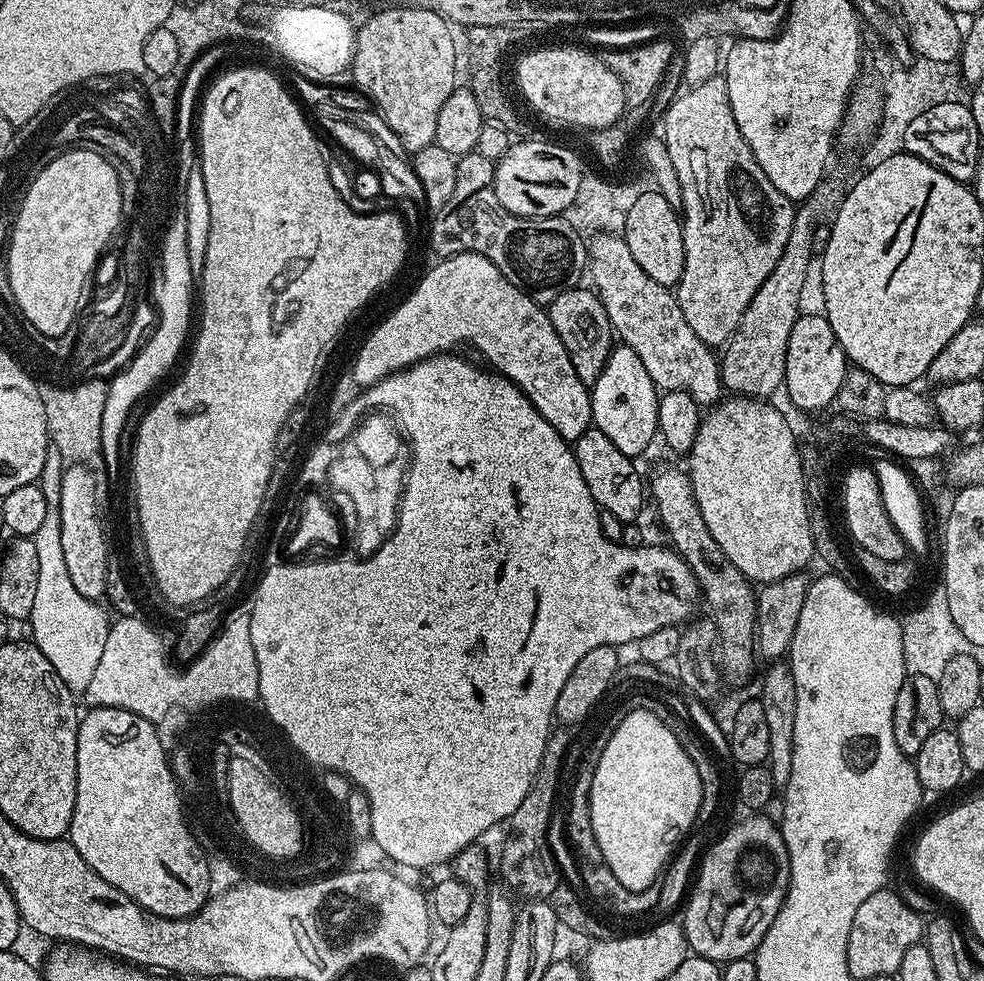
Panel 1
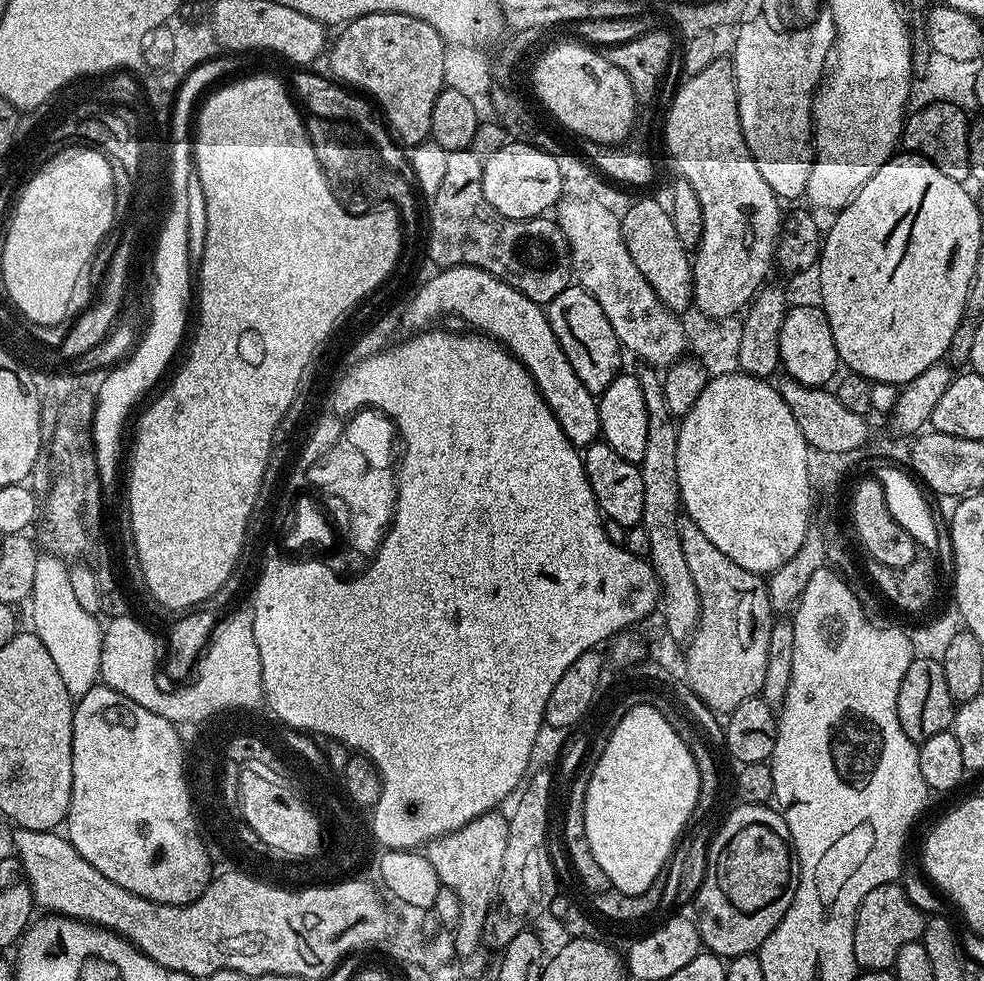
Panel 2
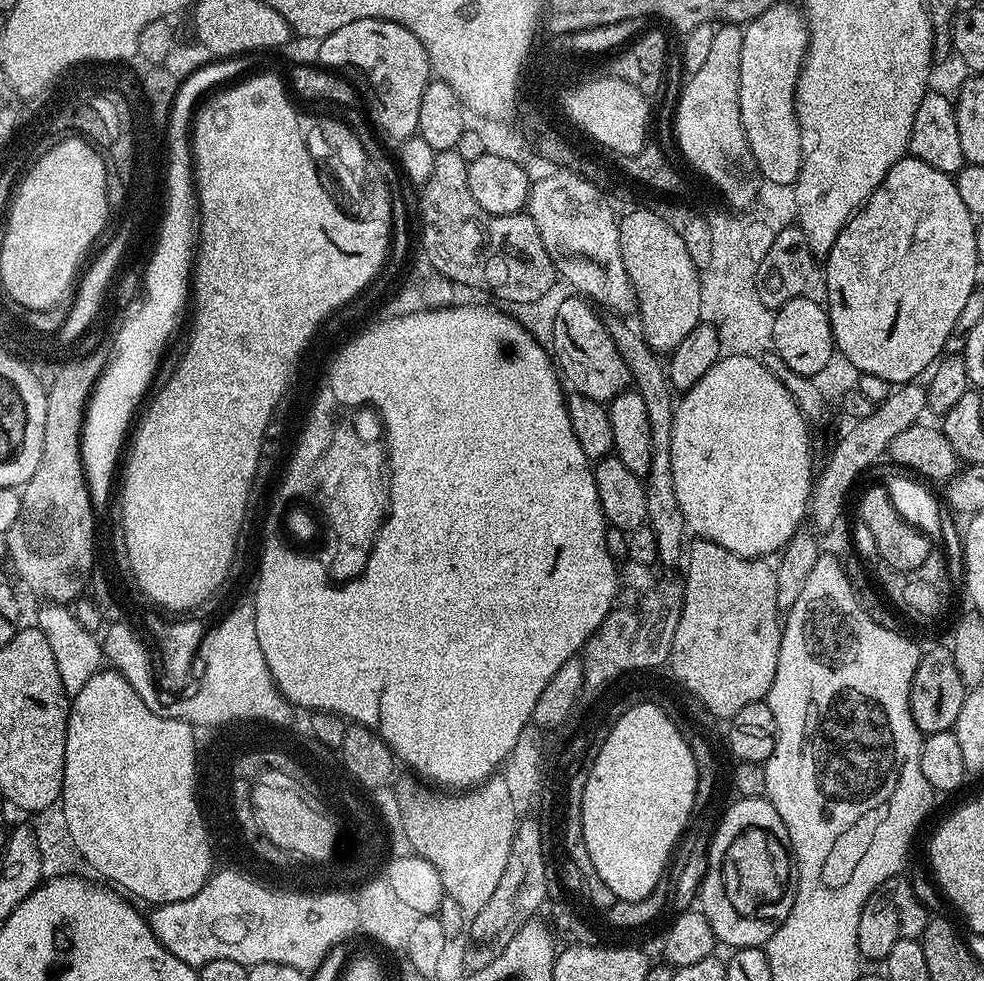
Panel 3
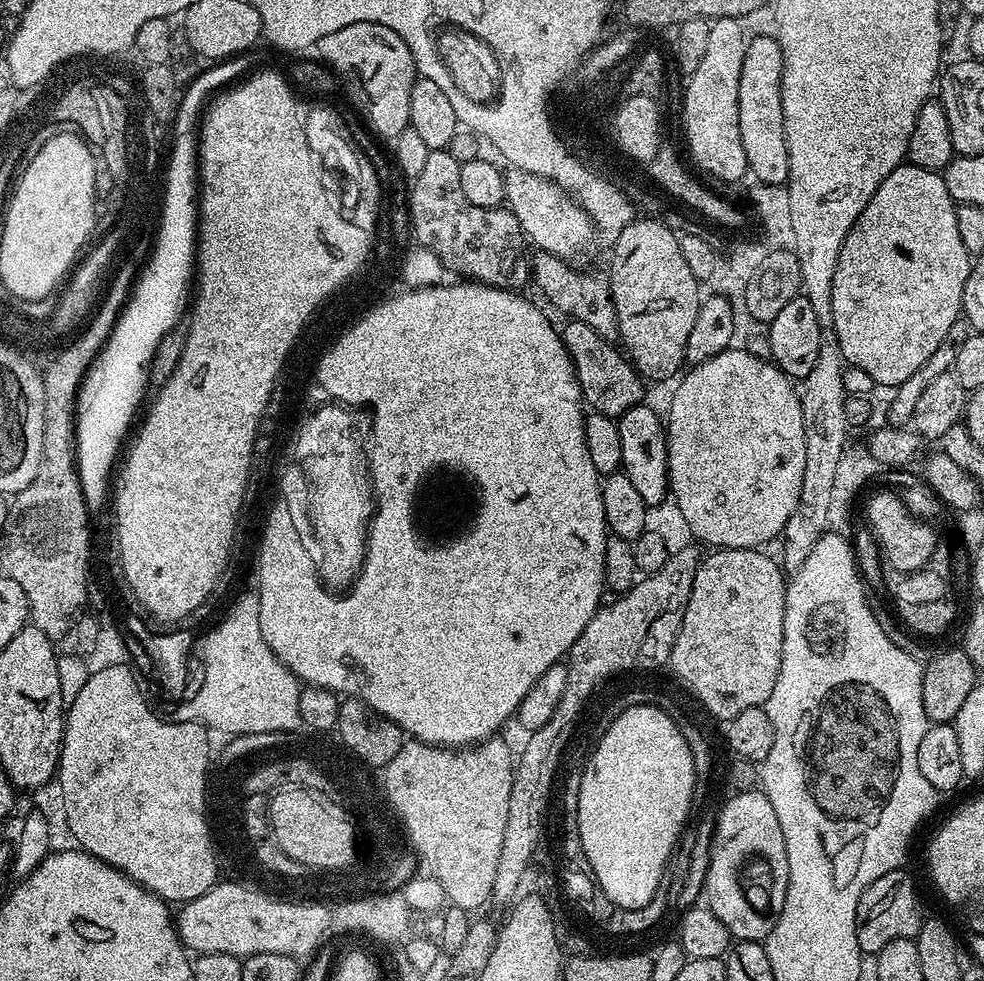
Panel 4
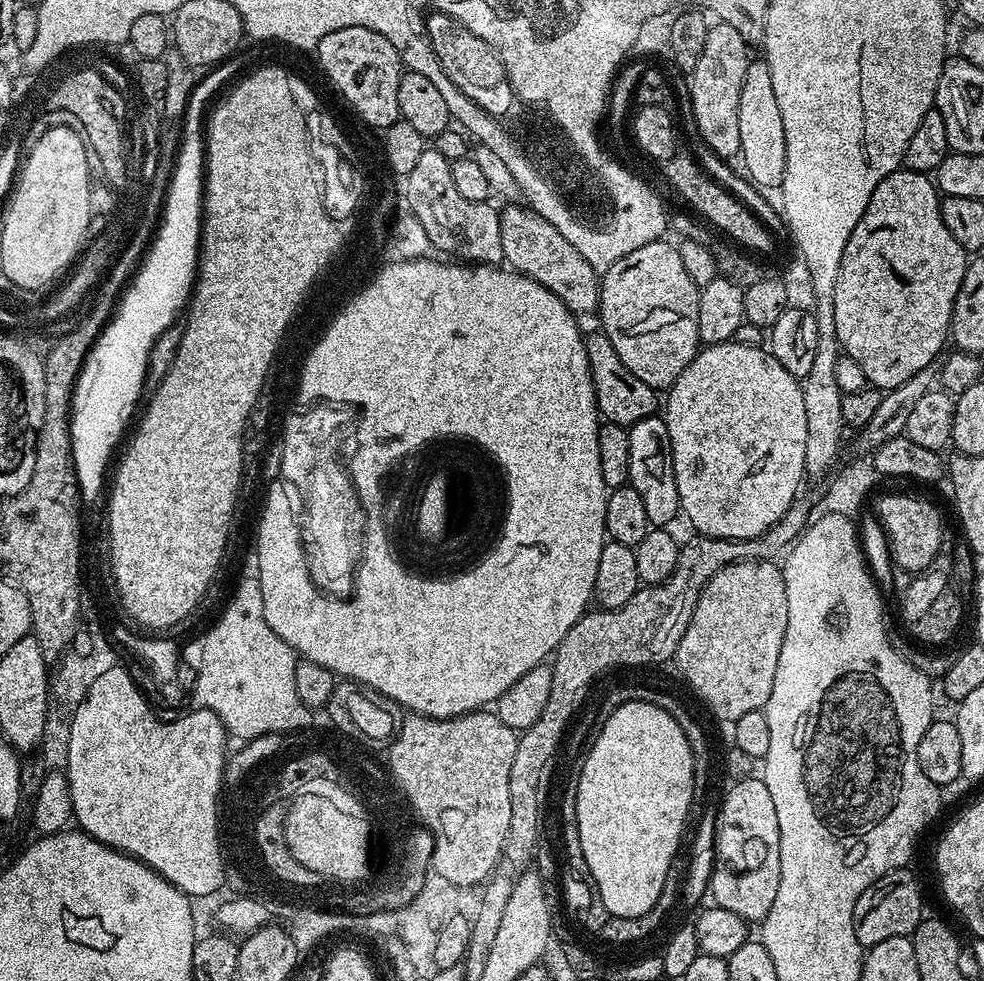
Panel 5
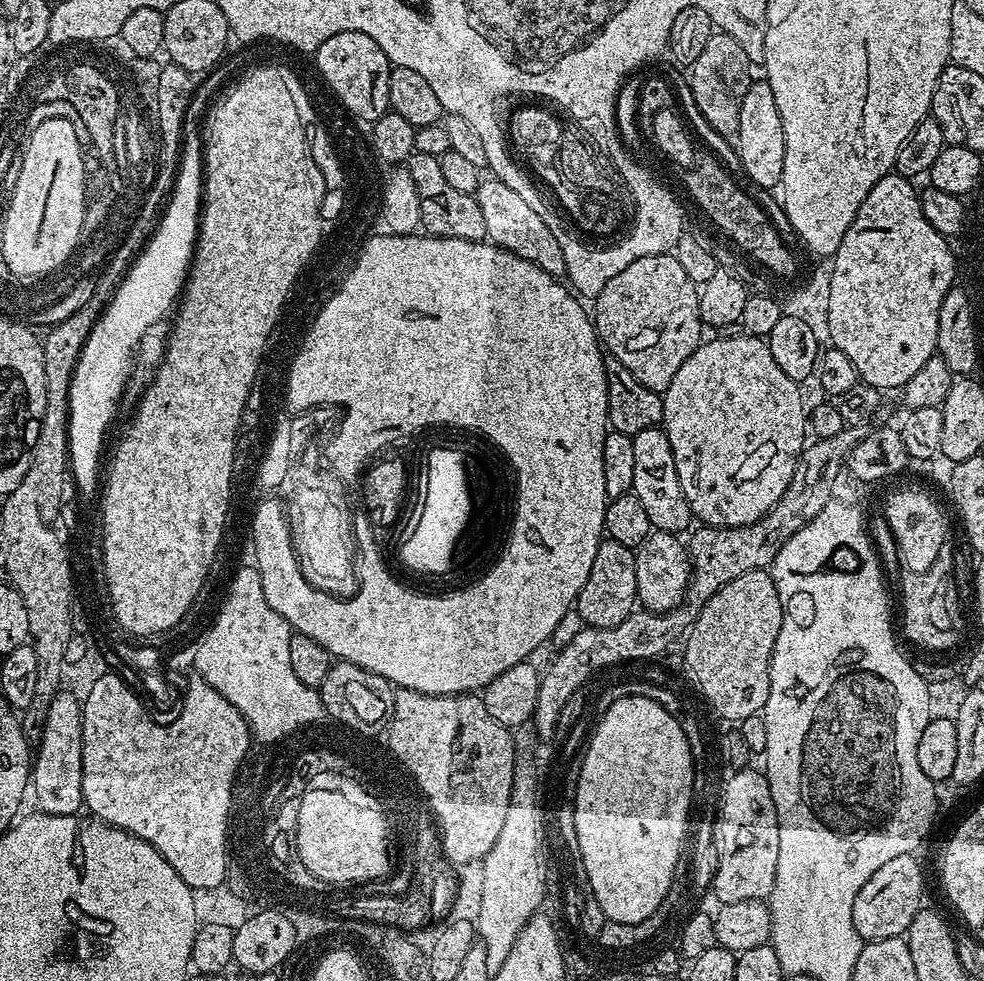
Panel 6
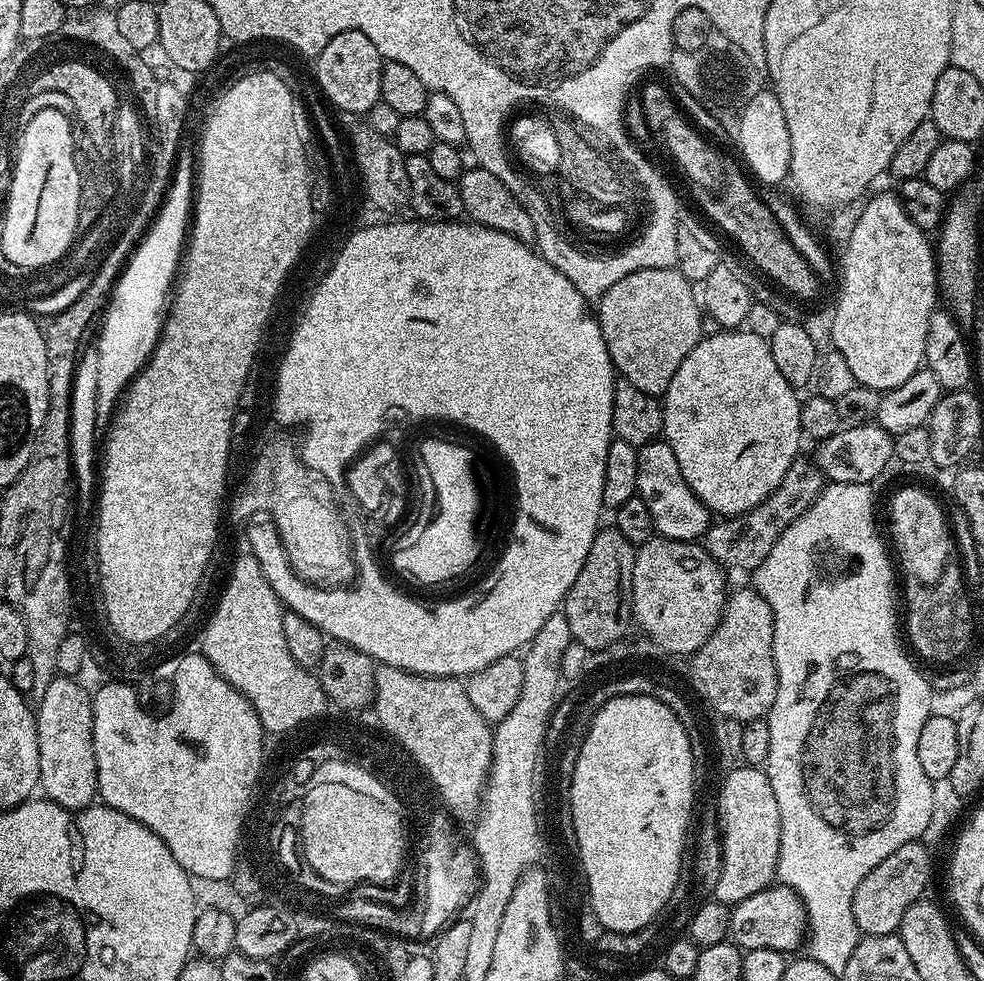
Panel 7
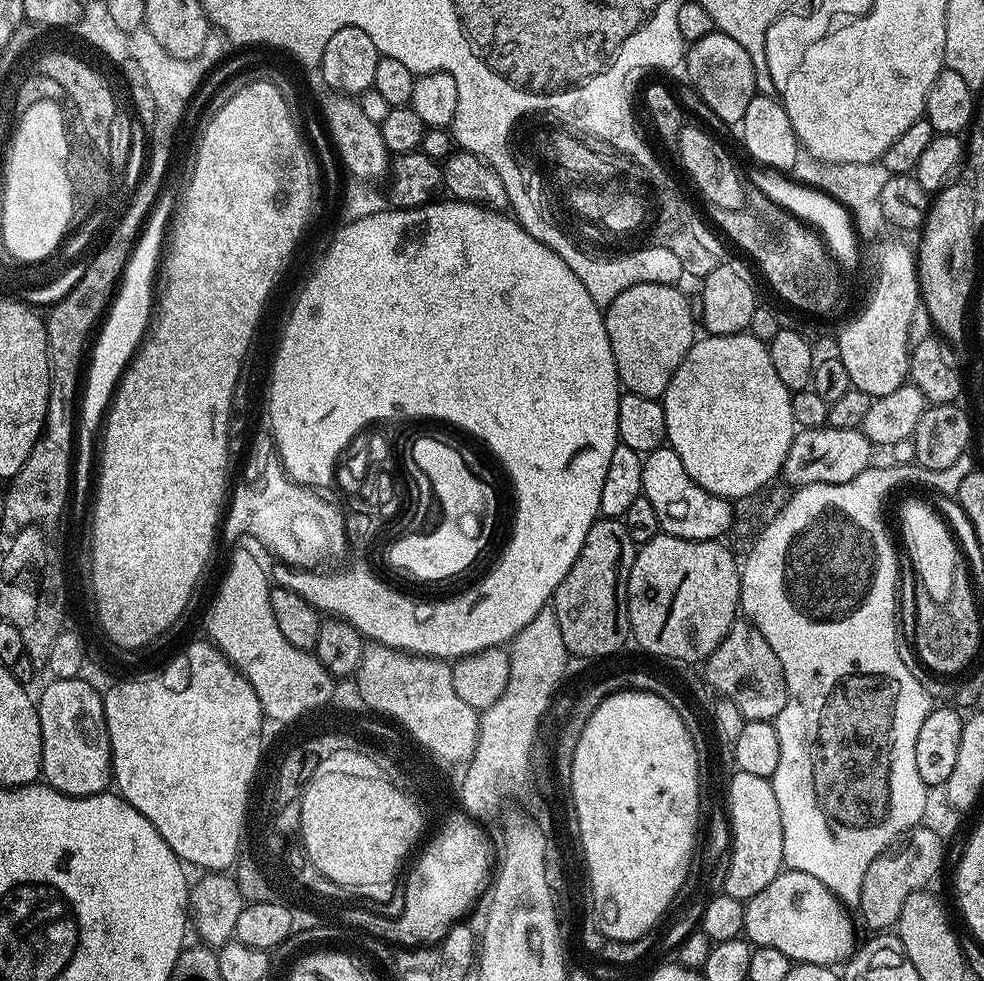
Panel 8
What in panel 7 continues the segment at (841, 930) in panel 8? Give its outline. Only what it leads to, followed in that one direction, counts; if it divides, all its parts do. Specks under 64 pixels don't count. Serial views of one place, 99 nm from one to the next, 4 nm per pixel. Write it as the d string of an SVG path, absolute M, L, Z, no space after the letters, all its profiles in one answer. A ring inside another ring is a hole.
M777 883L775 886L763 888L758 894L750 894L741 904L731 909L732 917L728 934L731 943L741 950L778 950L792 954L796 947L803 945L806 940L806 917L804 903L800 895L792 888Z

